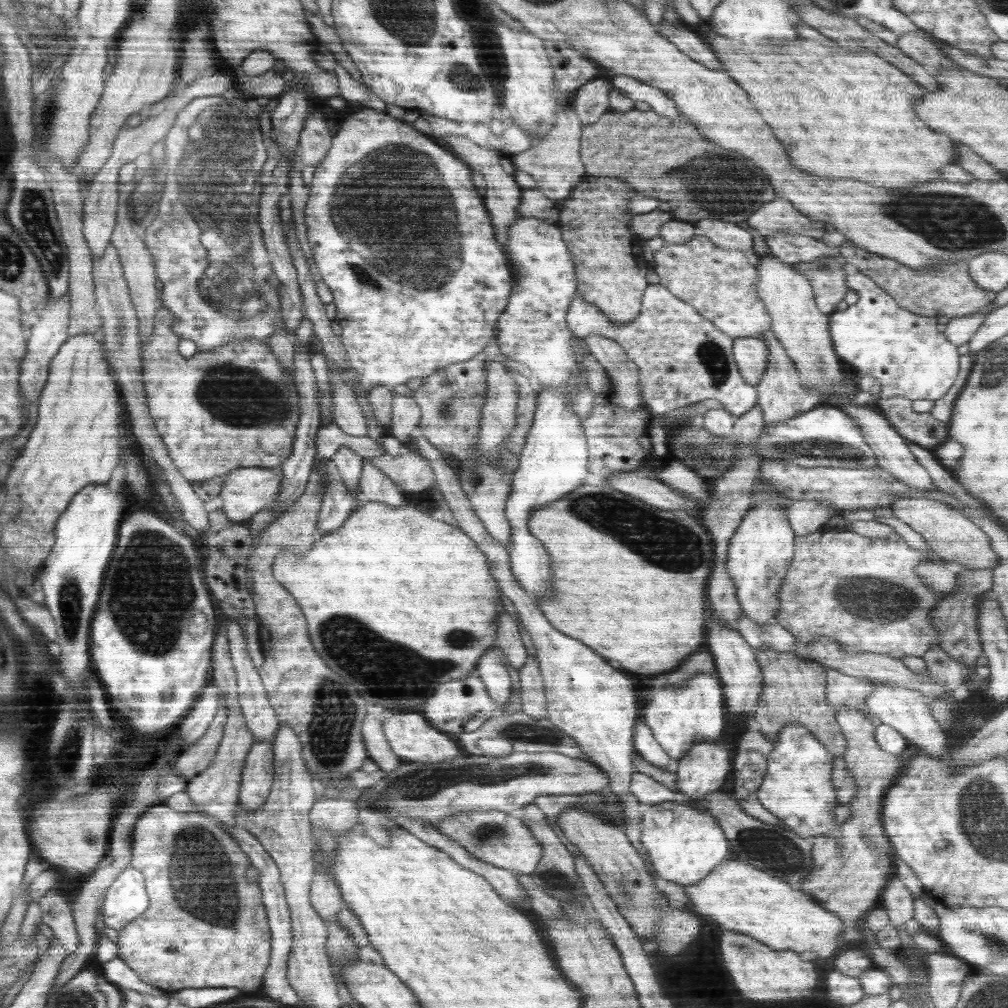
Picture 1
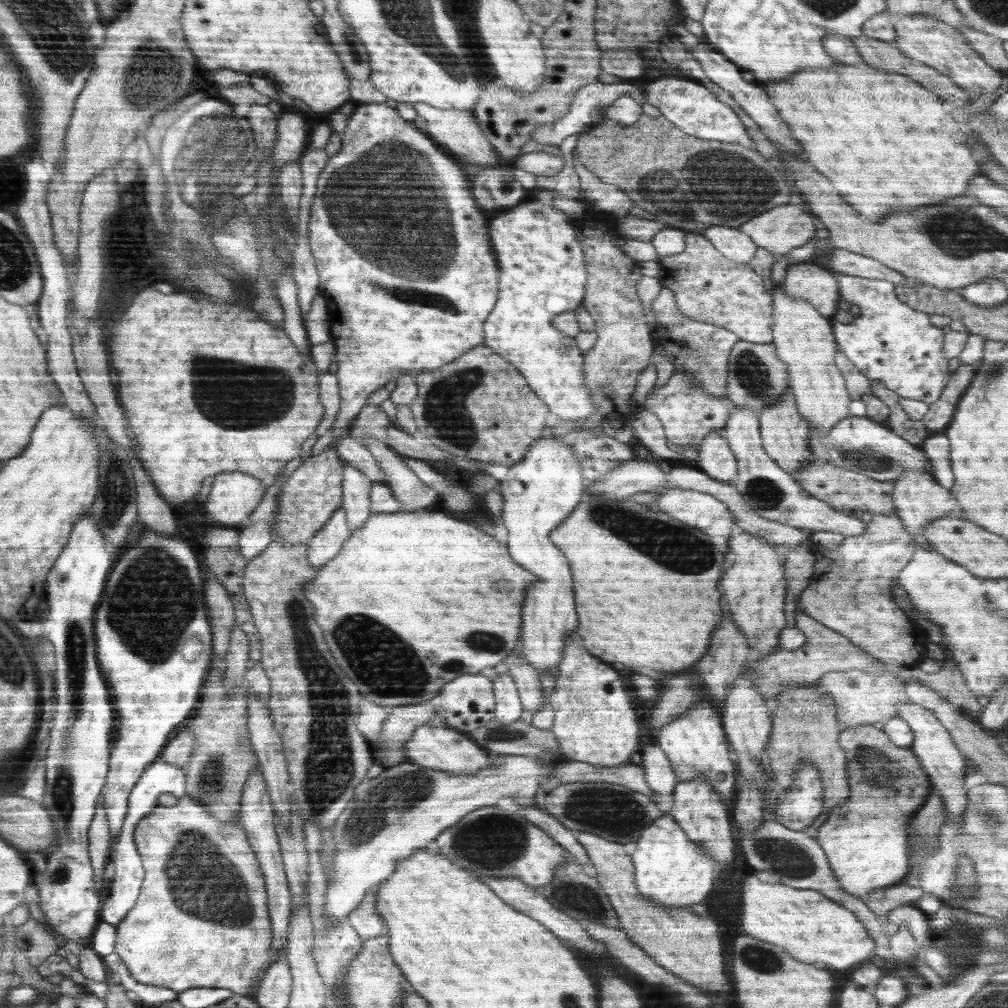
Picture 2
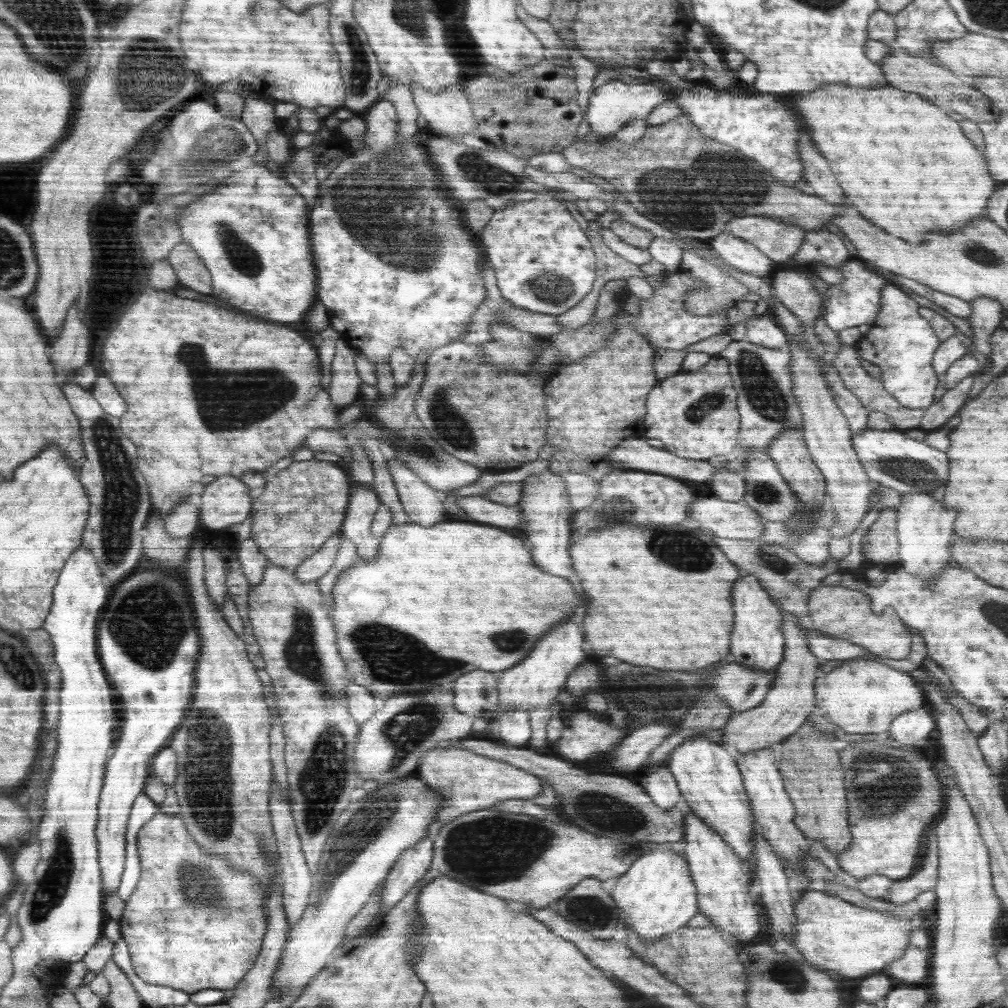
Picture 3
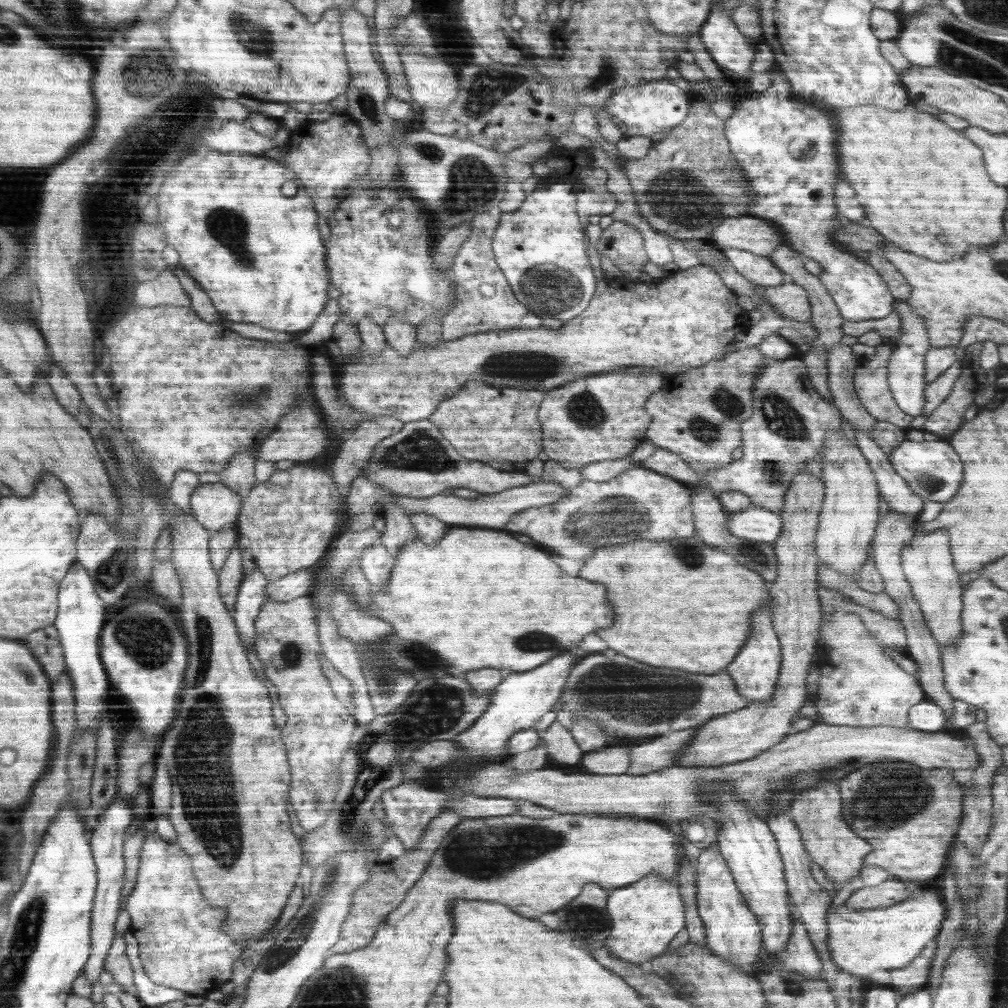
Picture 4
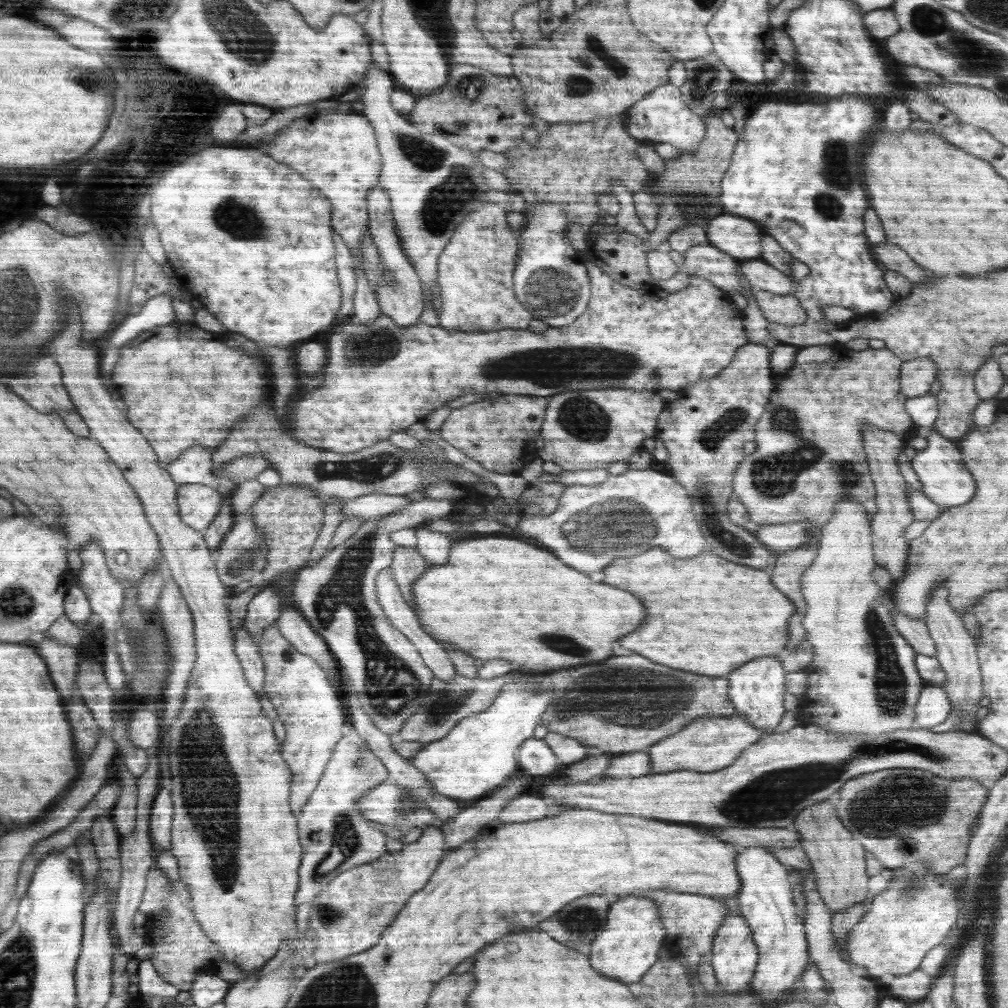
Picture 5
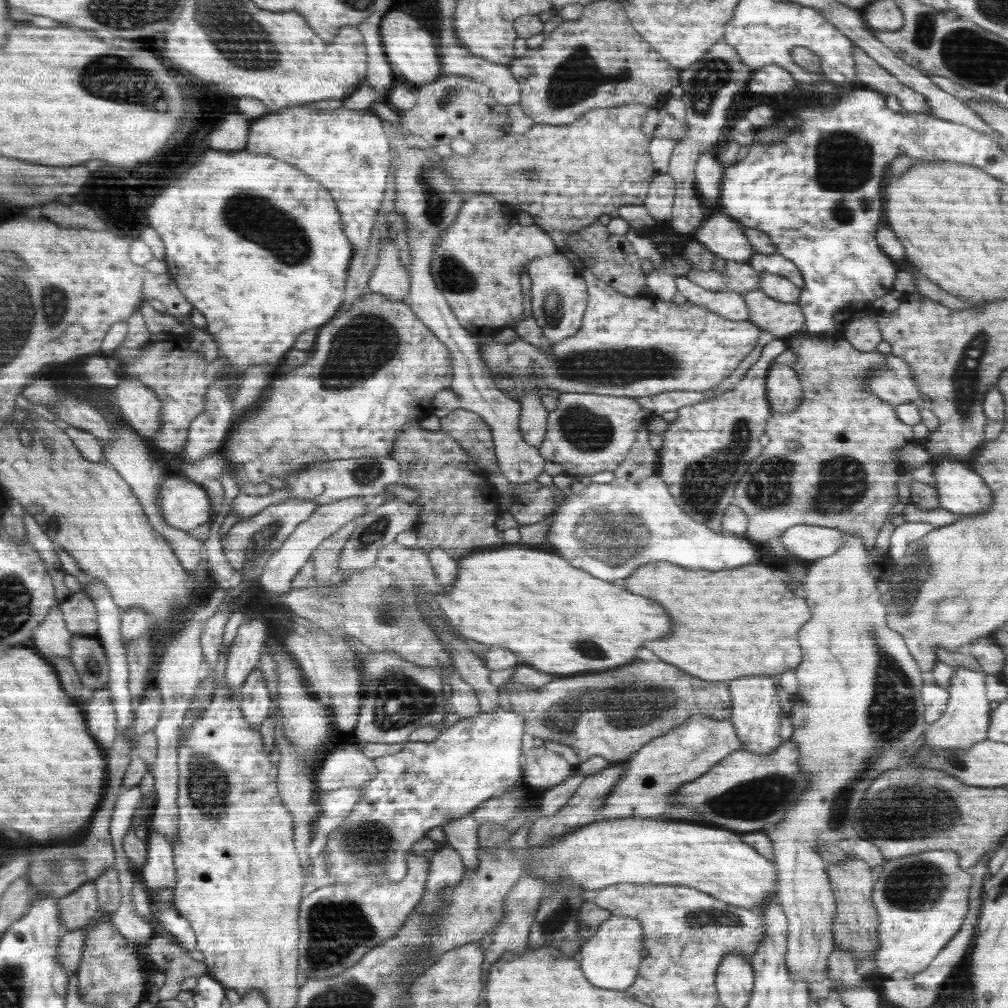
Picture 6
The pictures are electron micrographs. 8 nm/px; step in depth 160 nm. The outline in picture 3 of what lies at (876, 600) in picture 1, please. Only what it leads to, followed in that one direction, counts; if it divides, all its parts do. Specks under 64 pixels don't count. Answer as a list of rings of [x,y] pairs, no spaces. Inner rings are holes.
[[[885,508],[871,524],[863,536],[861,546],[862,568],[880,568],[890,571],[900,567],[899,540],[896,526],[897,512],[895,508]],[[819,586],[811,590],[806,601],[809,623],[832,637],[869,650],[876,657],[902,660],[910,654],[912,634],[890,606],[880,612],[872,610],[872,600],[864,591],[845,586]]]

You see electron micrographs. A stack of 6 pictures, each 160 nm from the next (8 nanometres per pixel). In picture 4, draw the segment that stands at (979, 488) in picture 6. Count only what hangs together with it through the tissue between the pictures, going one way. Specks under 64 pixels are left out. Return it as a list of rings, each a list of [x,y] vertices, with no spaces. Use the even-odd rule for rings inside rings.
[[[940,438],[937,441],[913,441],[904,439],[893,448],[887,459],[906,484],[926,503],[929,501],[945,503],[949,501],[958,486],[962,484],[962,462],[958,460],[956,452],[950,448],[948,440]]]

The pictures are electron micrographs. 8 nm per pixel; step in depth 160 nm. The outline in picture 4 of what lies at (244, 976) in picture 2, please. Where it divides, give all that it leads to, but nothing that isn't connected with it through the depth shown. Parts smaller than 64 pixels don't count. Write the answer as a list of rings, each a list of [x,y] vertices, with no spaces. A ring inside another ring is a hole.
[[[156,834],[145,836],[139,857],[137,885],[127,898],[125,909],[130,914],[129,931],[136,937],[139,959],[150,980],[201,996],[216,988],[229,988],[235,962],[246,949],[245,944],[231,939],[223,929],[227,910],[207,903],[194,878],[193,858],[177,842],[166,842]]]

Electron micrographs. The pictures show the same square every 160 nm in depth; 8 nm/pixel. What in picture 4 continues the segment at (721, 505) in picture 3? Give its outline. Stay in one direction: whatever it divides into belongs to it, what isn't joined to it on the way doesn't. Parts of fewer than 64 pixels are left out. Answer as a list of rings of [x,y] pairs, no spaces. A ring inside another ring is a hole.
[[[748,505],[740,512],[728,512],[726,526],[732,536],[759,543],[773,543],[781,533],[782,519],[778,512]]]

